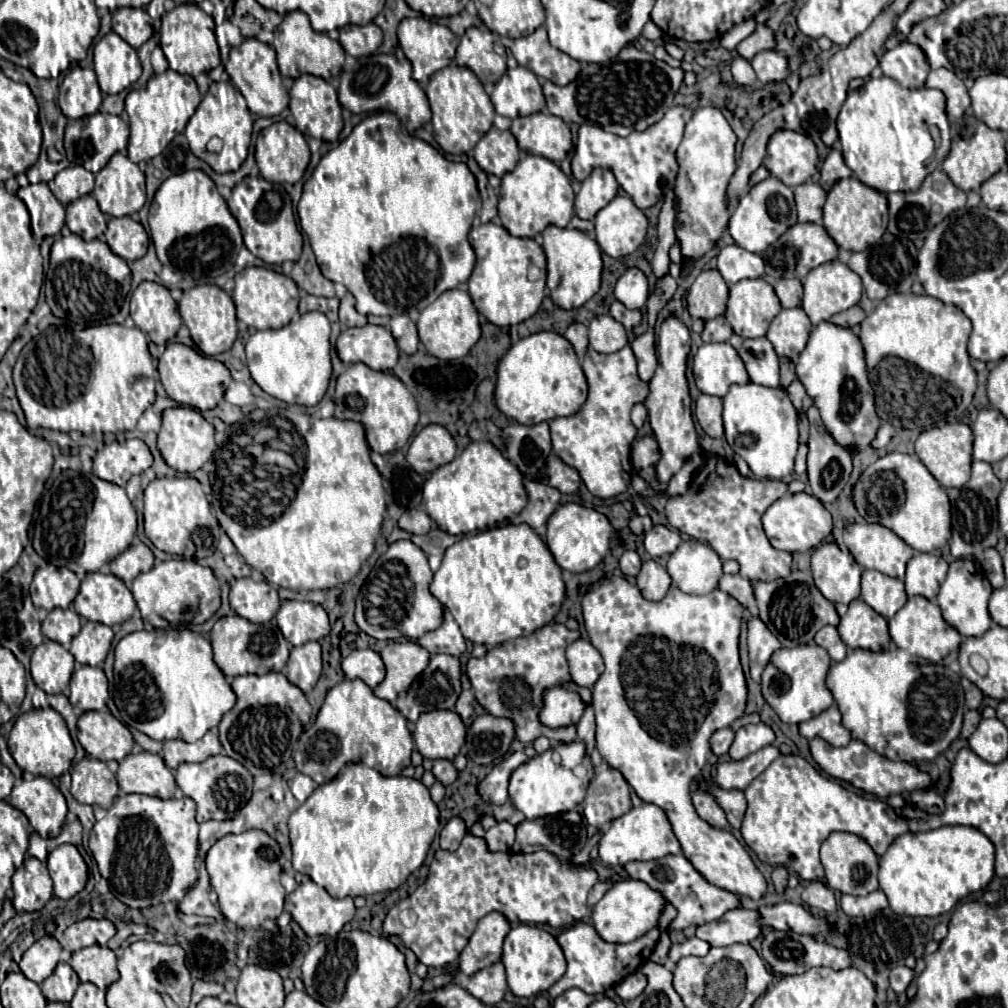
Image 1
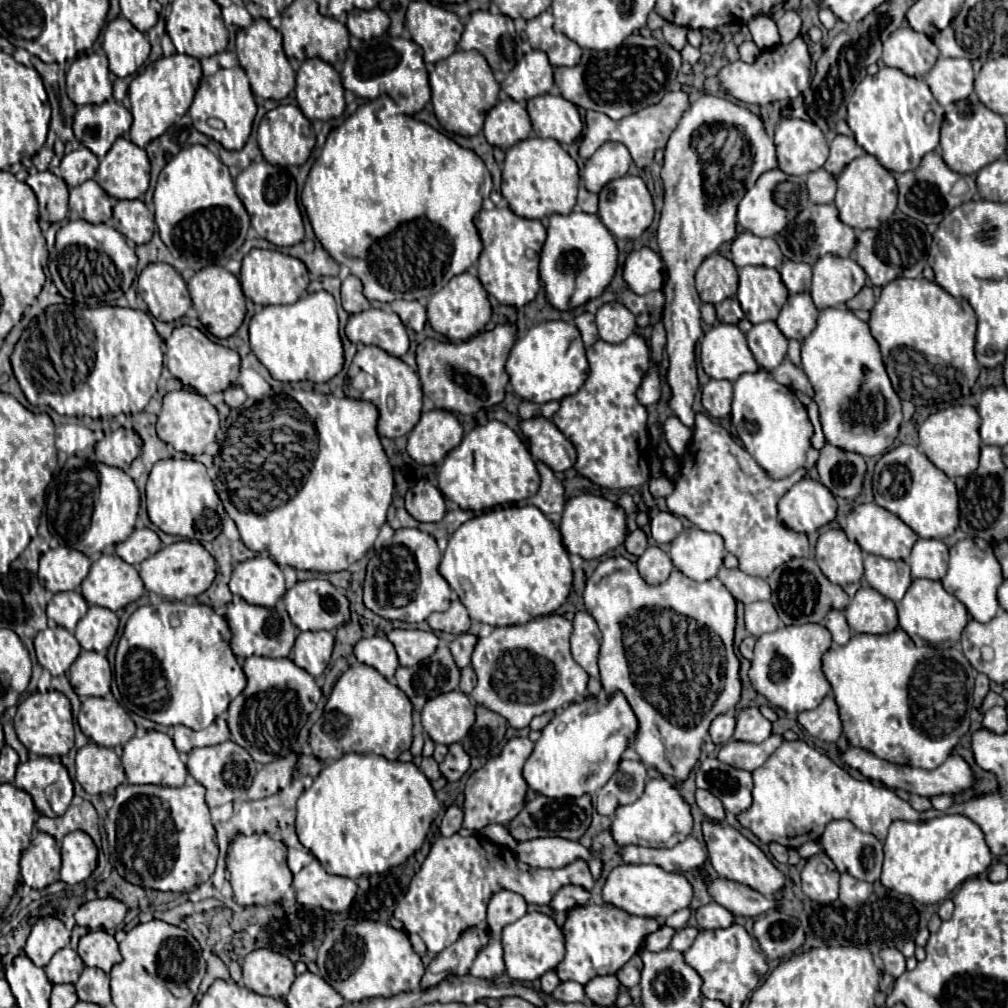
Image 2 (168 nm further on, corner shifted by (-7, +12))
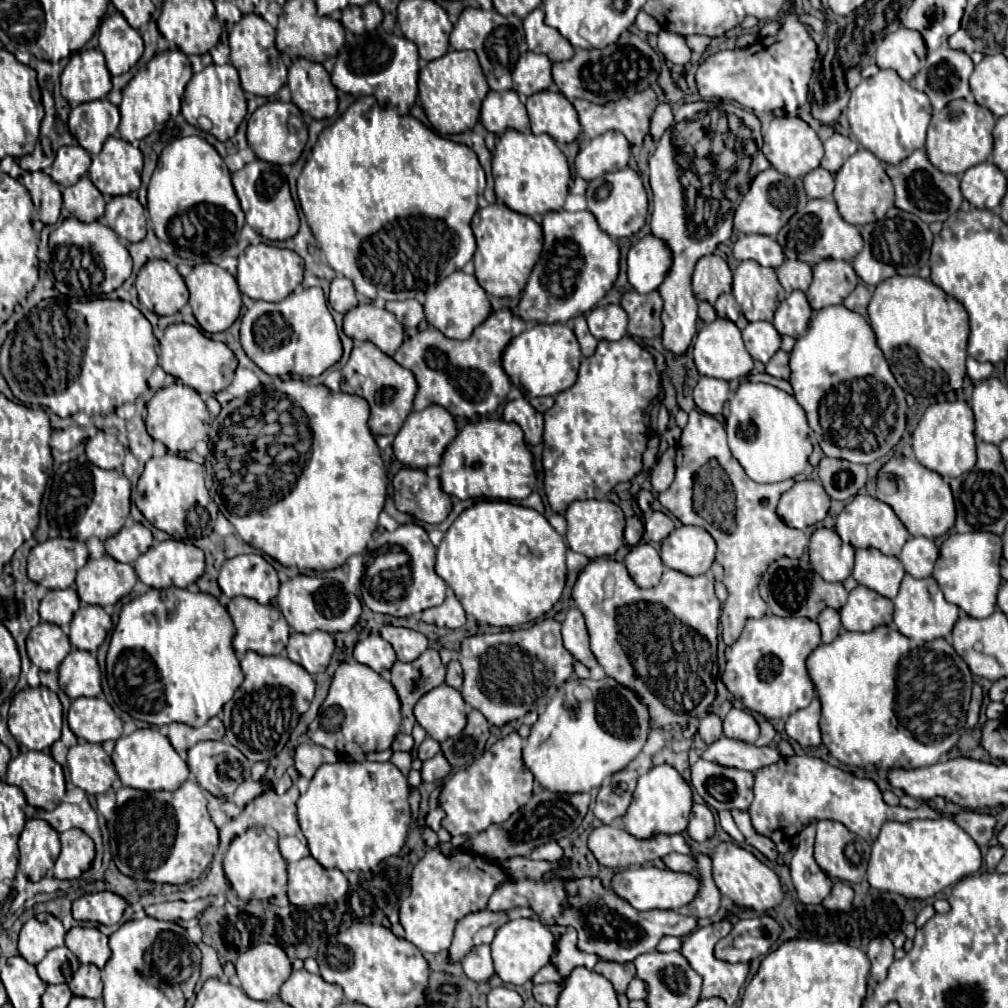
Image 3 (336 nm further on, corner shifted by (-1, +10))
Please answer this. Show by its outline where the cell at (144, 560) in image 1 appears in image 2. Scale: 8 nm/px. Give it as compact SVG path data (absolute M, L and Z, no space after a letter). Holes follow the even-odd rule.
M134 529L134 533L116 545L116 555L130 565L142 563L146 557L152 557L162 549L160 537L152 529Z

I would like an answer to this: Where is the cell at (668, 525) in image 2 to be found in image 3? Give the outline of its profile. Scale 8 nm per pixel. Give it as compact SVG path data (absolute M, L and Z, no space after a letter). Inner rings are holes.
M654 511L648 519L646 519L646 535L652 541L662 541L664 537L668 537L674 531L674 523L668 515L664 515L662 511Z

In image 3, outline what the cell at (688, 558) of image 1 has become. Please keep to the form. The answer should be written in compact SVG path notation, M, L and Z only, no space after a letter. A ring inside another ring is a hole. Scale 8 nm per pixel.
M678 527L664 541L660 549L662 563L684 575L704 575L716 553L716 543L702 527Z

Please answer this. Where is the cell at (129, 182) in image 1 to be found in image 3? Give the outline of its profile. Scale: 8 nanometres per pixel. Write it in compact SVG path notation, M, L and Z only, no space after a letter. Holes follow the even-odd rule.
M108 137L102 151L92 157L88 177L102 195L128 195L138 191L142 153L120 137Z

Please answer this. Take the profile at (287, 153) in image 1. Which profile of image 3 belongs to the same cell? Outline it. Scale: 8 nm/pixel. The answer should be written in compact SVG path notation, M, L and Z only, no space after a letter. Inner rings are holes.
M272 101L272 103L258 107L250 115L246 137L248 137L248 145L252 147L252 151L256 153L258 159L264 159L264 161L276 163L276 165L286 165L286 163L294 163L300 157L300 153L308 141L308 129L302 119L300 109L294 103Z

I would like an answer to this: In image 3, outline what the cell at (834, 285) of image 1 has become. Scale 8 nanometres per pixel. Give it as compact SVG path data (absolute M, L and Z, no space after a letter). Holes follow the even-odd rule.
M824 259L824 263L814 265L814 279L806 295L814 309L822 309L830 305L840 305L852 293L856 285L858 285L858 275L850 263L840 263L836 259Z

